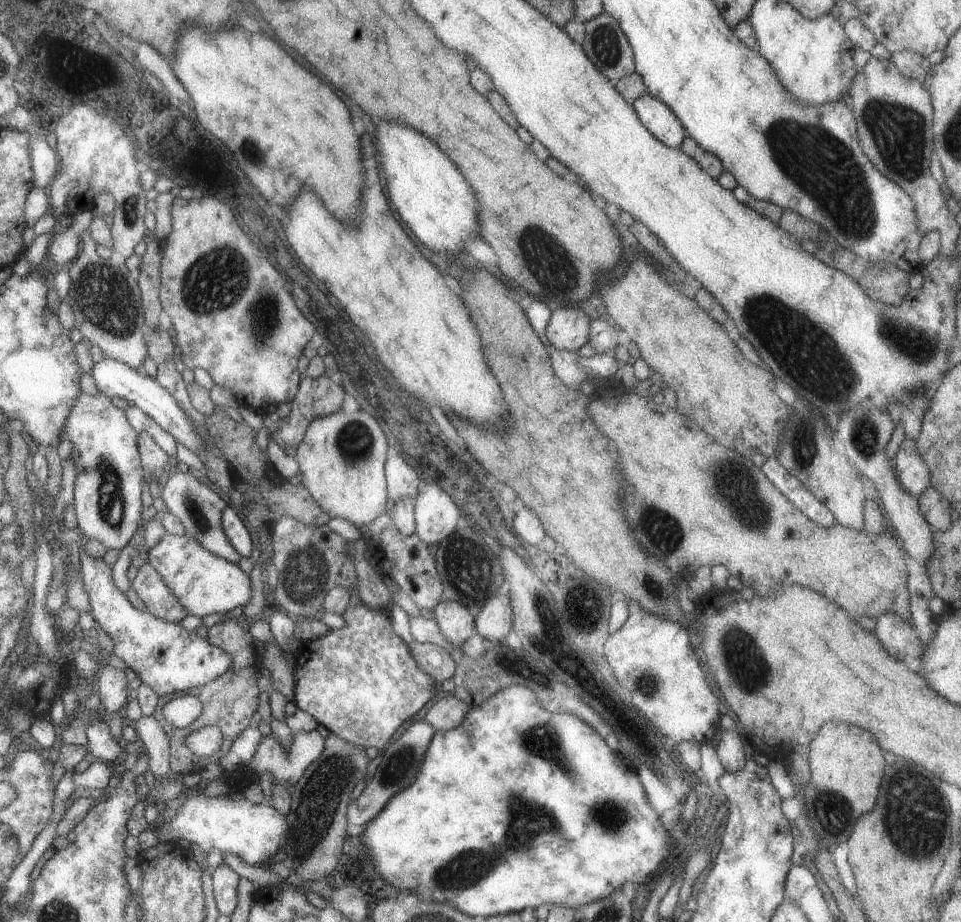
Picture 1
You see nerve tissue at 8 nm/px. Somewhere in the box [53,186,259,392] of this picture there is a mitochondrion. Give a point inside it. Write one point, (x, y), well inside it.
(101, 298)

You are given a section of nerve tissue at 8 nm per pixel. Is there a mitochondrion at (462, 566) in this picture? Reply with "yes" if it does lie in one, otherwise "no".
yes

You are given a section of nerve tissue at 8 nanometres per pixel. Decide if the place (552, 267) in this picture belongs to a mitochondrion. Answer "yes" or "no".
yes

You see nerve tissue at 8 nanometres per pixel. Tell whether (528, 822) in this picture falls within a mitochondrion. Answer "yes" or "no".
yes

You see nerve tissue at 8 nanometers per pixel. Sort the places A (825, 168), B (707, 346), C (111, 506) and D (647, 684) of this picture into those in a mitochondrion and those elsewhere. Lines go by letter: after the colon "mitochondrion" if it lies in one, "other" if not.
A: mitochondrion
B: other
C: mitochondrion
D: mitochondrion

